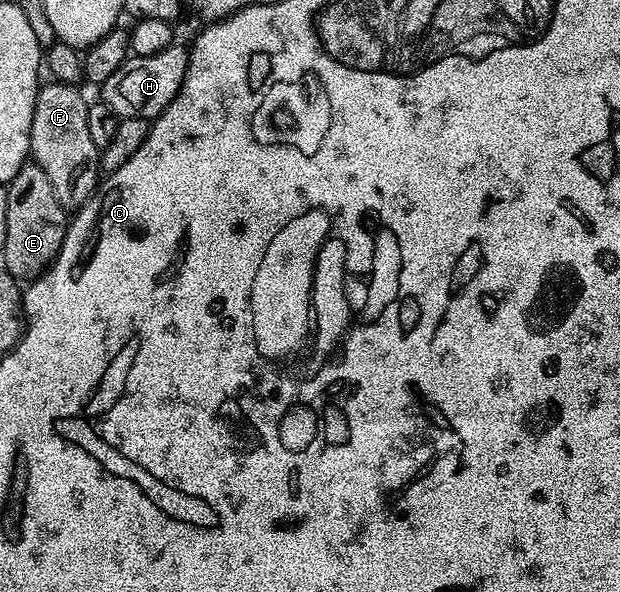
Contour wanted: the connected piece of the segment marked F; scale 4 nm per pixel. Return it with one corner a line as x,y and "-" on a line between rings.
51,80
51,85
43,84
36,95
36,107
32,111
32,127
30,128
30,151
33,162
44,168
48,179
52,180
53,193
61,204
74,209
85,204
87,198
97,189
98,173
100,174
100,149
92,143
92,135
88,135
88,101
82,98
80,88

